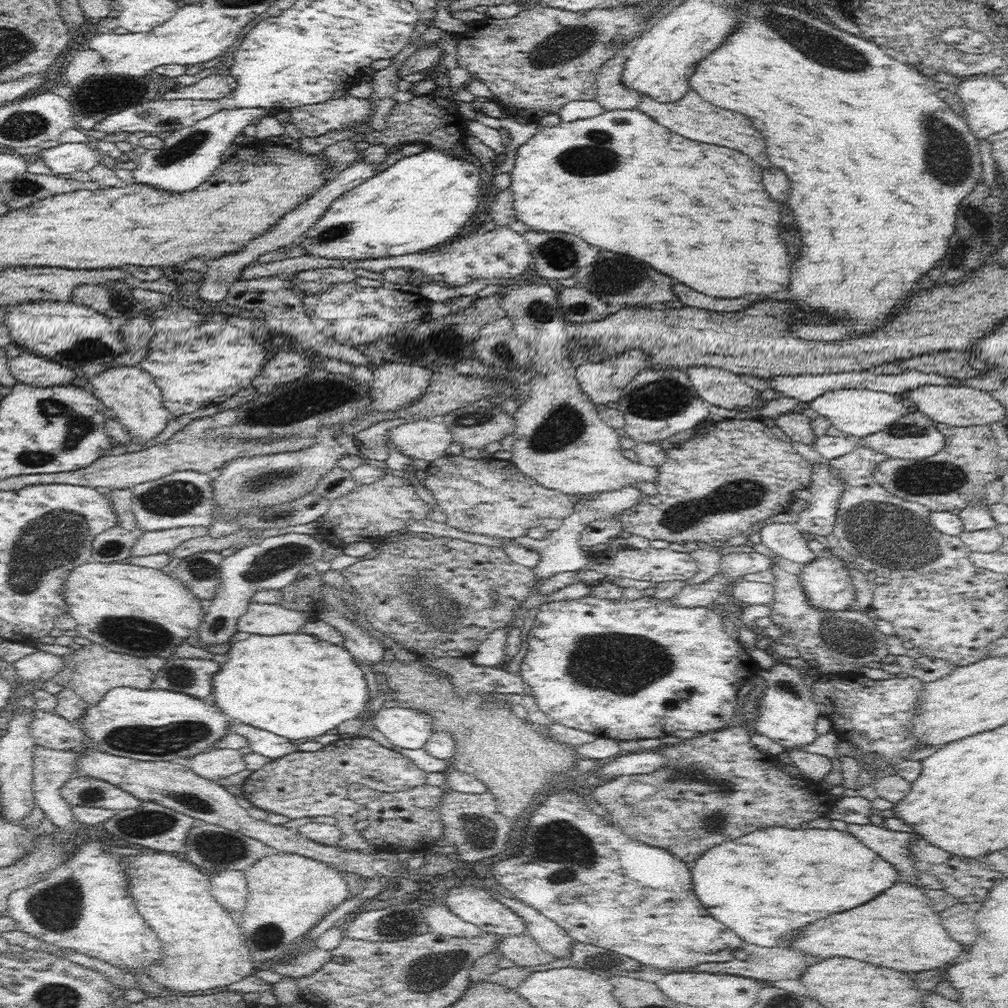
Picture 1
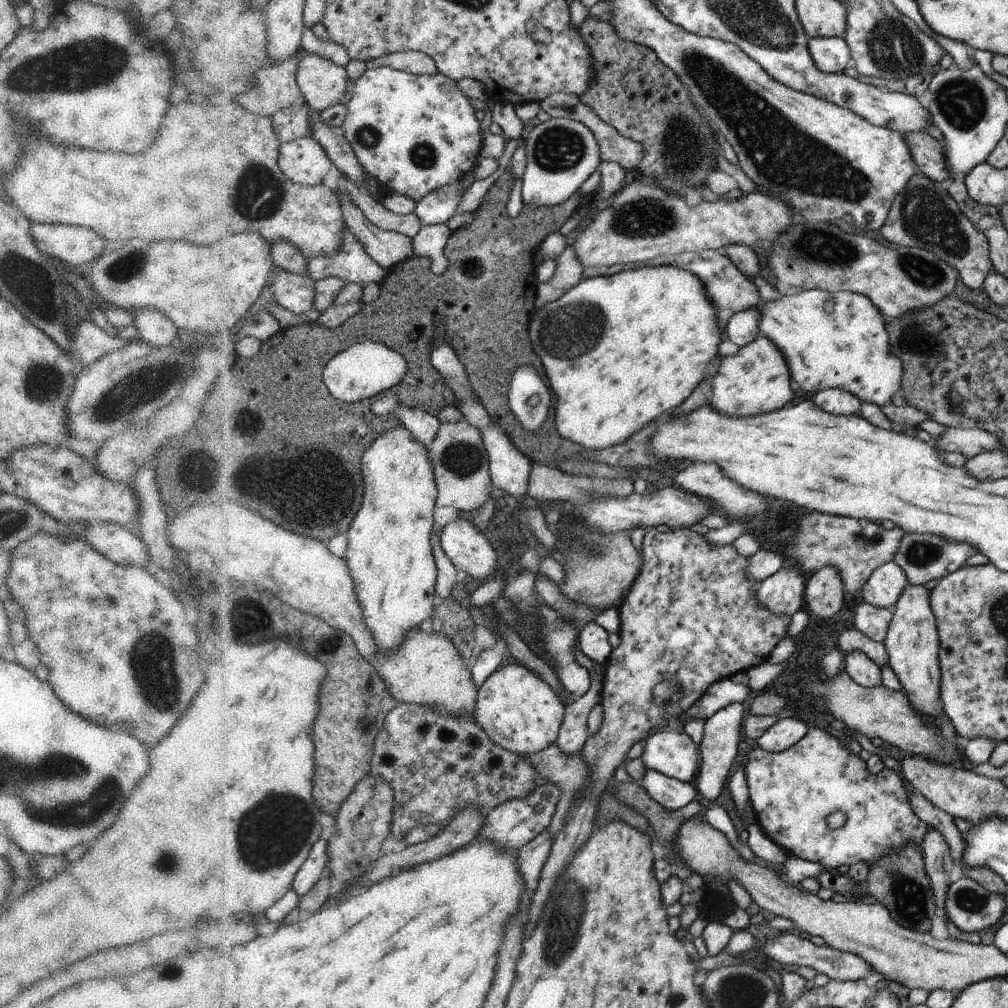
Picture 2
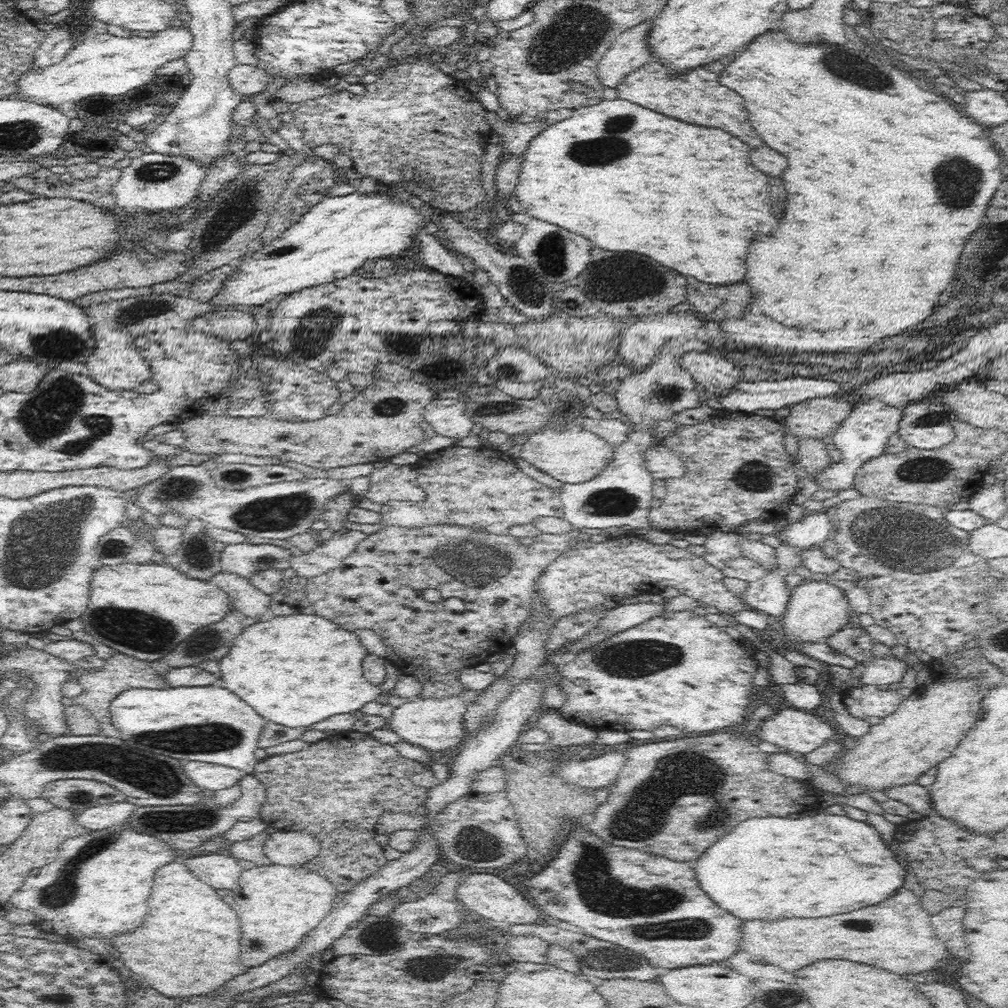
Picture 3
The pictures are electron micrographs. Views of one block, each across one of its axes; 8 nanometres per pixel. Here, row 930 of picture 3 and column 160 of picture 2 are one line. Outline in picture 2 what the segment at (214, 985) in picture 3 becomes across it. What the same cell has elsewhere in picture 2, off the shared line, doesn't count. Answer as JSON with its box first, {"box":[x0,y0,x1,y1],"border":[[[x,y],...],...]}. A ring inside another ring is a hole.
{"box":[3,93,349,258],"border":[[[223,93],[207,94],[203,98],[199,98],[195,104],[178,104],[174,108],[170,108],[163,119],[162,134],[156,138],[156,142],[152,146],[148,146],[144,150],[144,154],[138,156],[126,156],[126,154],[116,154],[116,152],[94,152],[94,150],[66,150],[66,148],[56,148],[52,144],[48,144],[46,140],[38,140],[34,142],[34,138],[30,138],[28,142],[28,152],[26,158],[22,160],[22,164],[16,168],[16,172],[6,178],[6,188],[3,186],[4,193],[9,199],[12,198],[13,206],[20,210],[34,224],[58,224],[72,226],[86,226],[96,230],[100,236],[104,236],[105,240],[122,240],[122,238],[148,238],[148,240],[190,240],[192,244],[198,246],[208,246],[216,240],[220,240],[222,236],[234,236],[234,234],[242,234],[248,230],[256,230],[262,232],[270,242],[274,244],[278,240],[285,240],[295,245],[300,252],[307,258],[318,258],[318,256],[338,256],[340,252],[344,252],[344,242],[346,242],[346,226],[349,226],[346,220],[346,212],[342,206],[339,194],[330,190],[328,186],[302,186],[292,182],[283,170],[280,168],[280,156],[282,154],[283,142],[280,140],[275,123],[268,116],[253,114],[243,105],[229,101]]]}

